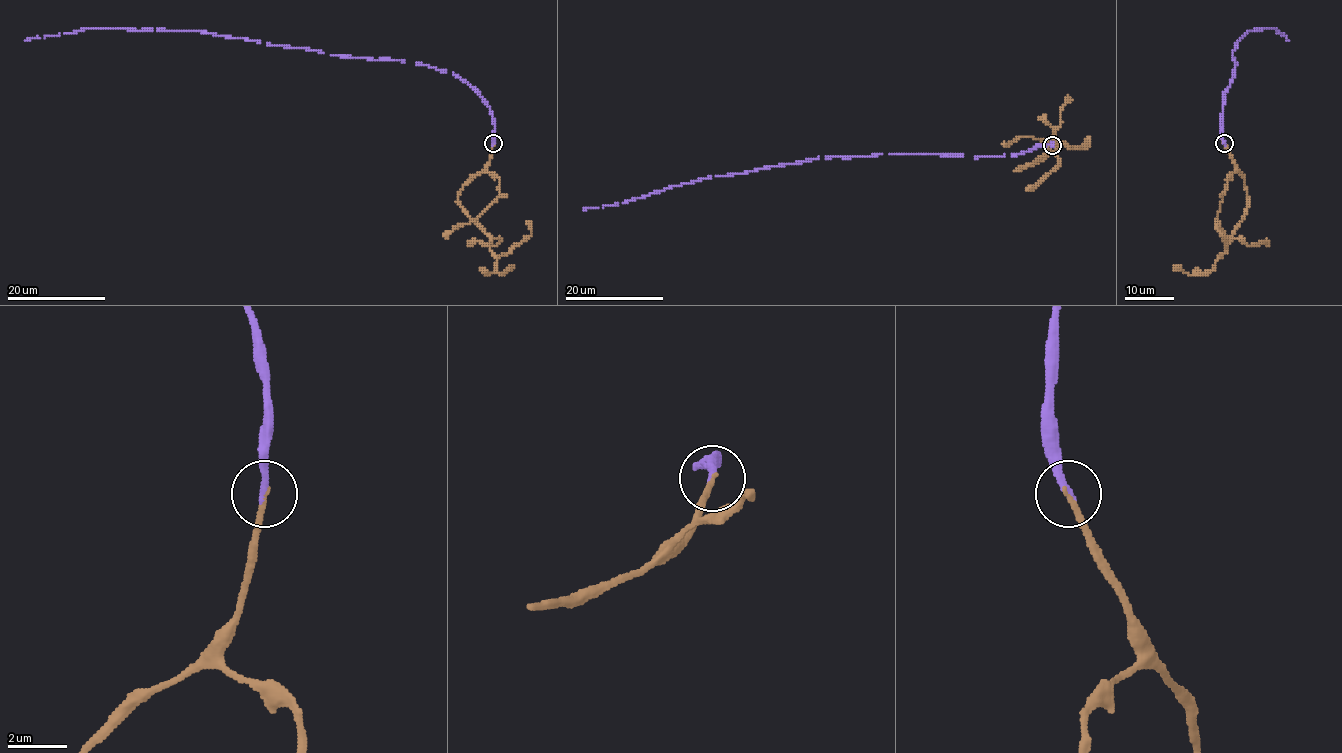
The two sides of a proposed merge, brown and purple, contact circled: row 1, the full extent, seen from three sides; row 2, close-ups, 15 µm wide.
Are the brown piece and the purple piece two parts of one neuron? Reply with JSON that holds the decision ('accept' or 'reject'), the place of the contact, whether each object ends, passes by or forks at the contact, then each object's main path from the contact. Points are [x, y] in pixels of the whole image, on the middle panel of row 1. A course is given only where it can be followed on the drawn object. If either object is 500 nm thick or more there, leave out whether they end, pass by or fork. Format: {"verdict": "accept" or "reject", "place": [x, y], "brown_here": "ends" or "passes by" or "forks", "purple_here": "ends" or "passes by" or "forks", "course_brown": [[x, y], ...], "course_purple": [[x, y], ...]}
{"verdict": "accept", "place": [1052, 145], "brown_here": "ends", "purple_here": "ends", "course_brown": [[1052, 146], [1046, 155], [1035, 163], [1017, 169], [1029, 165], [1046, 153], [1061, 125], [1060, 110], [1068, 94]], "course_purple": [[1052, 146], [1043, 143], [1012, 155], [881, 153], [817, 157], [707, 176], [622, 203], [584, 209]]}

